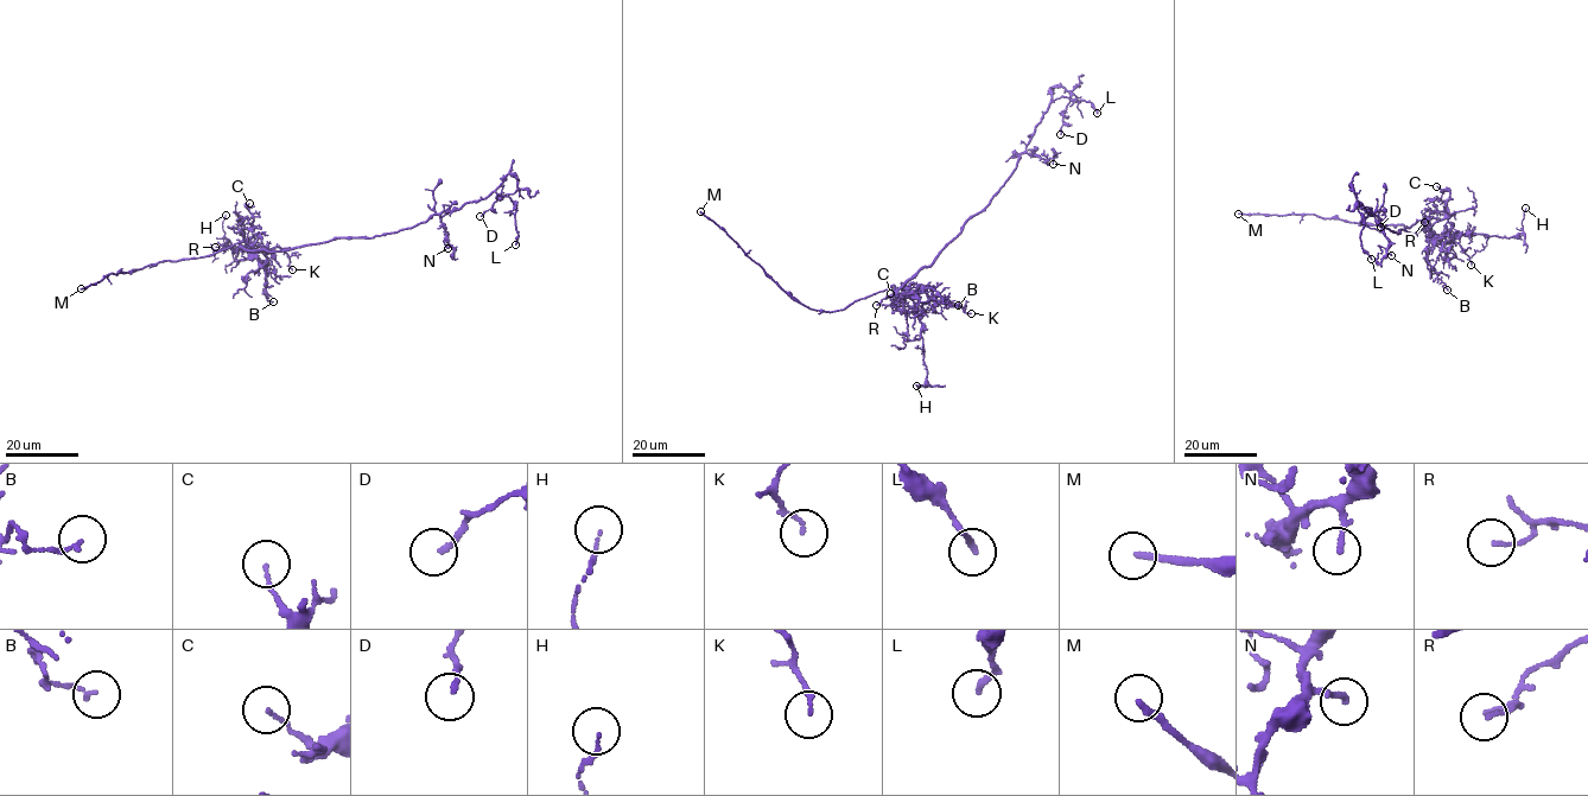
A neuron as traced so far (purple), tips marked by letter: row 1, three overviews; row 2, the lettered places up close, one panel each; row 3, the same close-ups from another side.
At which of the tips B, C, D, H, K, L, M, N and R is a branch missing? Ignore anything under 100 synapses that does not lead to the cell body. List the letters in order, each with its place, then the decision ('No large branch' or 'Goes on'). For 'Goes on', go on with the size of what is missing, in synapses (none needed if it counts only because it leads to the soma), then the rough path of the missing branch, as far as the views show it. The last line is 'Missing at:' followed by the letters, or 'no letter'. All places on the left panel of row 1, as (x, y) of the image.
B: Place: (273, 301). No large branch
C: Place: (249, 203). No large branch
D: Place: (480, 216). No large branch
H: Place: (226, 215). No large branch
K: Place: (292, 269). No large branch
L: Place: (515, 244). No large branch
M: Place: (81, 288). Goes on
N: Place: (448, 248). No large branch
R: Place: (215, 247). No large branch
Missing at: M

